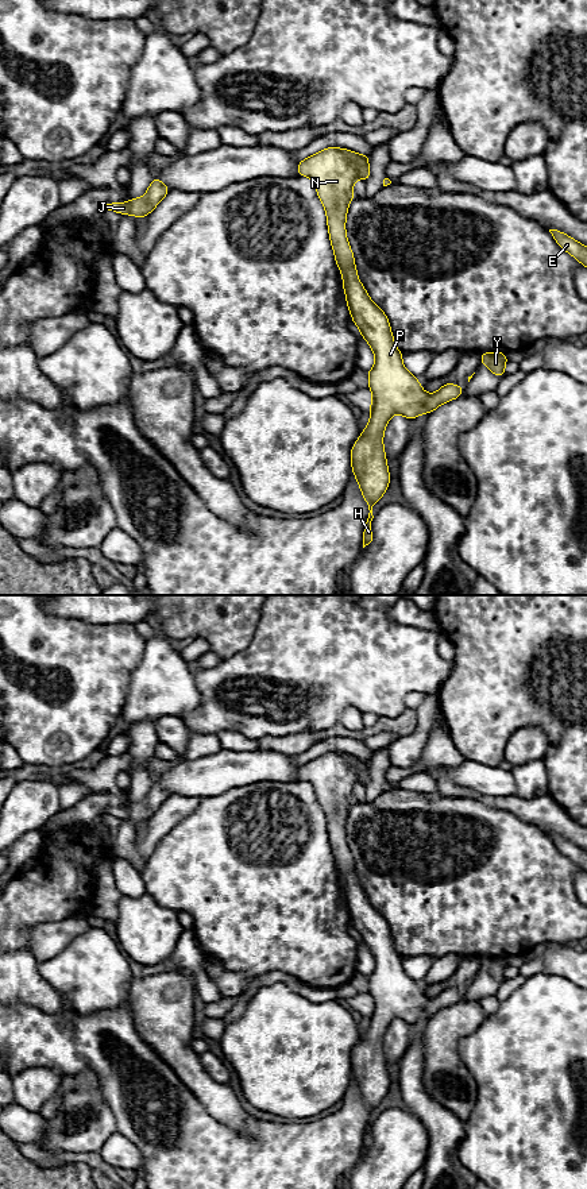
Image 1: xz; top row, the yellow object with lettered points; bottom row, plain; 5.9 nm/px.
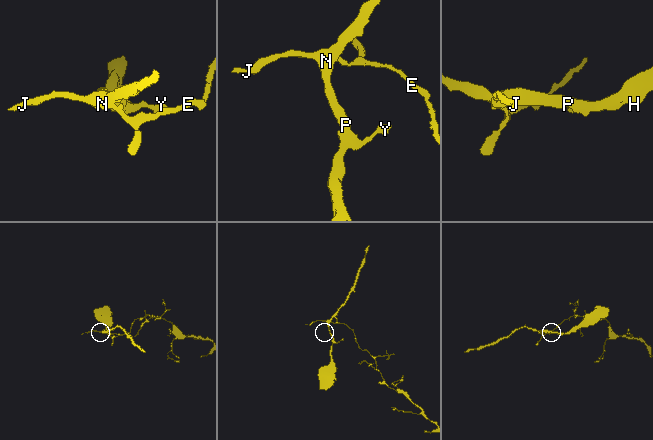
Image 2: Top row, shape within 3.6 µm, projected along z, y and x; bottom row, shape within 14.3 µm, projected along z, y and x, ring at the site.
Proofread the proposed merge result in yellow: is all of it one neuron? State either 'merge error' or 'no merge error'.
merge error

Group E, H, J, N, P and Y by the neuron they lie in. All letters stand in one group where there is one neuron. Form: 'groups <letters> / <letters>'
groups E / H J N P Y

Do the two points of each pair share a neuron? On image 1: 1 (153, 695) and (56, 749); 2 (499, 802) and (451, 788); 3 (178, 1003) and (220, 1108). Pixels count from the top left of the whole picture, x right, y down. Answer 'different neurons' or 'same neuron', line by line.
1: different neurons
2: same neuron
3: same neuron

